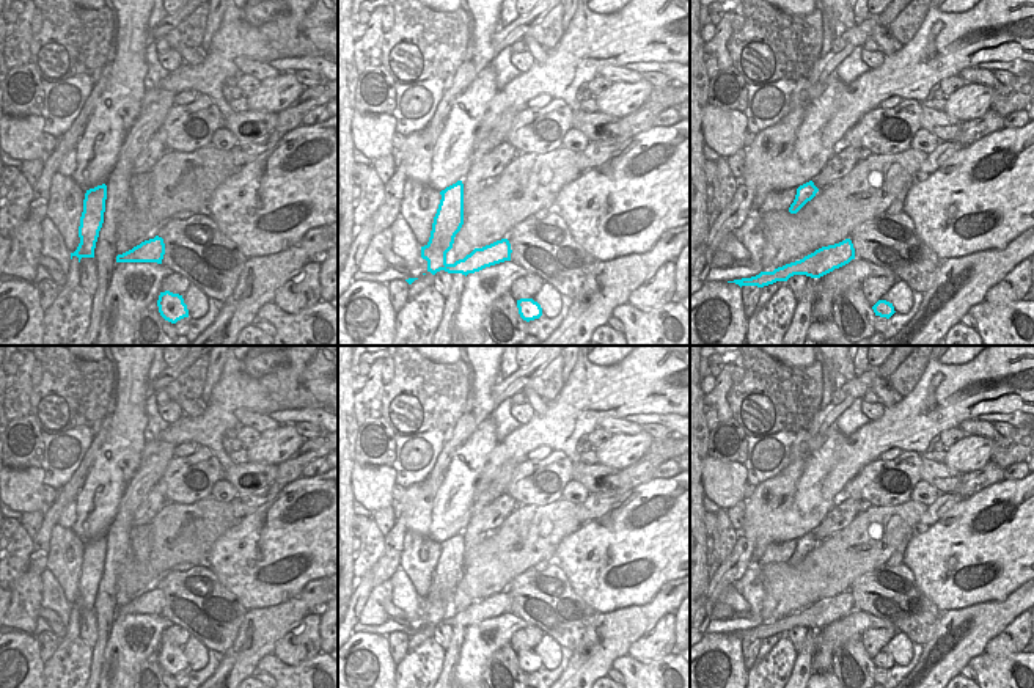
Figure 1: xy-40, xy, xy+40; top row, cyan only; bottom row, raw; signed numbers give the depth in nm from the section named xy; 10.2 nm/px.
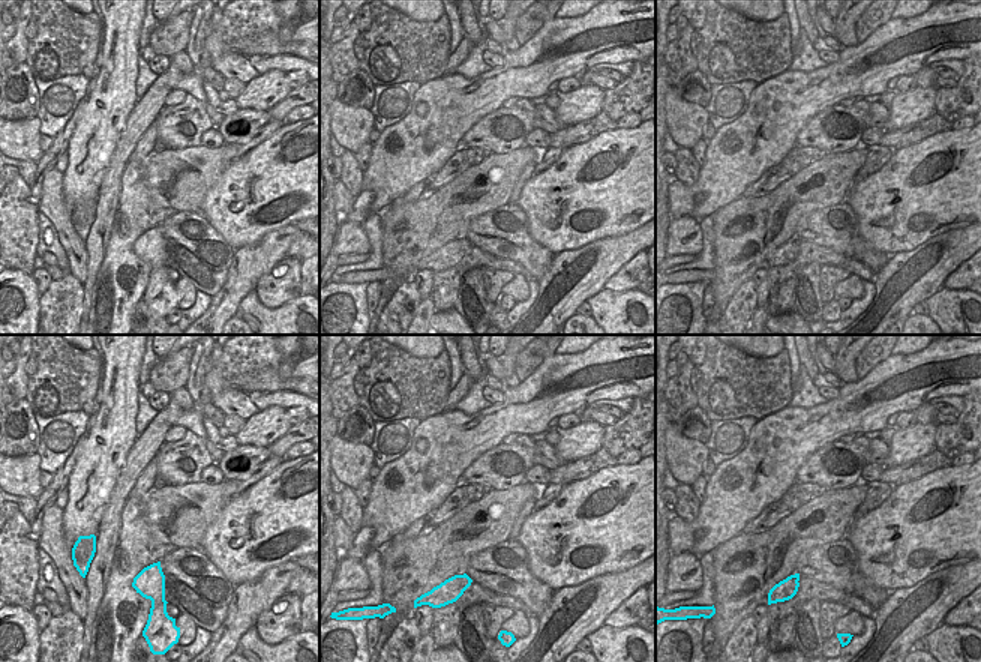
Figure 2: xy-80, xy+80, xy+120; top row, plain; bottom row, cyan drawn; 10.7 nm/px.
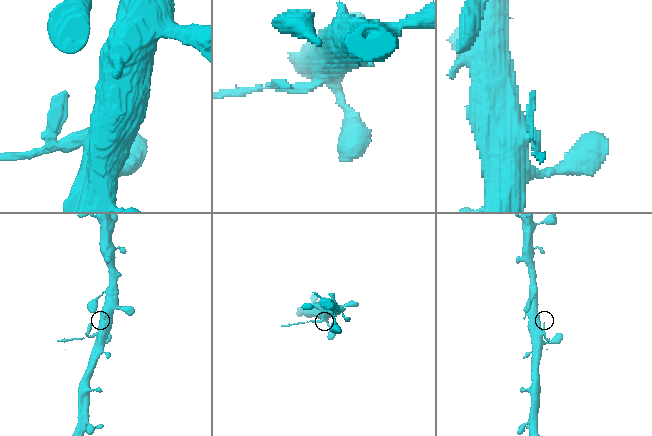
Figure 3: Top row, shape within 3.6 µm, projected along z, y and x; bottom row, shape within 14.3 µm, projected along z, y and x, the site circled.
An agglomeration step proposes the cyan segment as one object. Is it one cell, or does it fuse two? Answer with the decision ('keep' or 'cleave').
cleave

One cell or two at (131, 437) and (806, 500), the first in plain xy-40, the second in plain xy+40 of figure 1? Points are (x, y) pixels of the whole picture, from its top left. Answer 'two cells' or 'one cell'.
one cell

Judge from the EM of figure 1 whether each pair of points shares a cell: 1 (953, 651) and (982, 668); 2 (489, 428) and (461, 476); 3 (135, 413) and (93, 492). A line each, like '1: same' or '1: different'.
1: different
2: same
3: same

